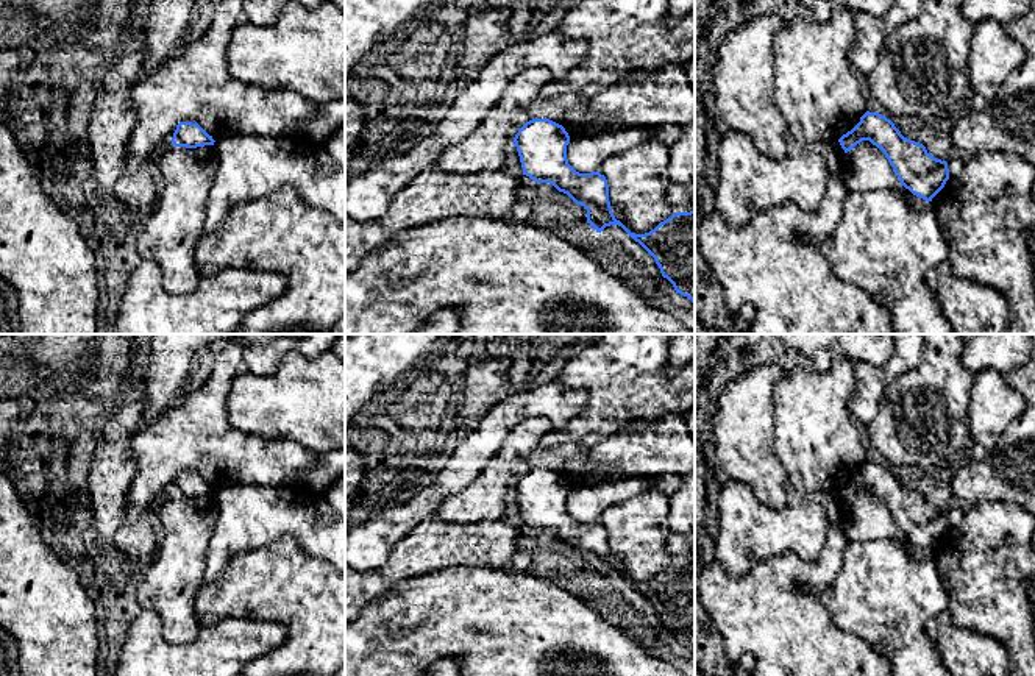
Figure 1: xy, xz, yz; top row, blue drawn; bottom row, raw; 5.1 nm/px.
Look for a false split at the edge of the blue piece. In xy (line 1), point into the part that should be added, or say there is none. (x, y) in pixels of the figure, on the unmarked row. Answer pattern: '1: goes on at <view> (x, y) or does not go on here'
1: does not go on here

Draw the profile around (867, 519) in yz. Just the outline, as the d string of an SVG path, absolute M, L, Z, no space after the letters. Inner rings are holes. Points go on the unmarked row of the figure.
M862 490L845 503L843 520L849 542L891 539L913 557L930 557L930 551L913 545L901 534L884 501L870 490Z

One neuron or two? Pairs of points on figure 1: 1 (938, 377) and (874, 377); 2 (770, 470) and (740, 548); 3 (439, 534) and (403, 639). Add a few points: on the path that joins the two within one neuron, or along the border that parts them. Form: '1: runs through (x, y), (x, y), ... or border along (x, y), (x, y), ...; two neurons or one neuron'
1: border along (923, 350), (921, 359), (889, 386), (878, 408); two neurons
2: border along (729, 478), (743, 481), (773, 508), (786, 501); two neurons
3: border along (461, 567), (445, 567), (419, 575), (394, 587); two neurons

